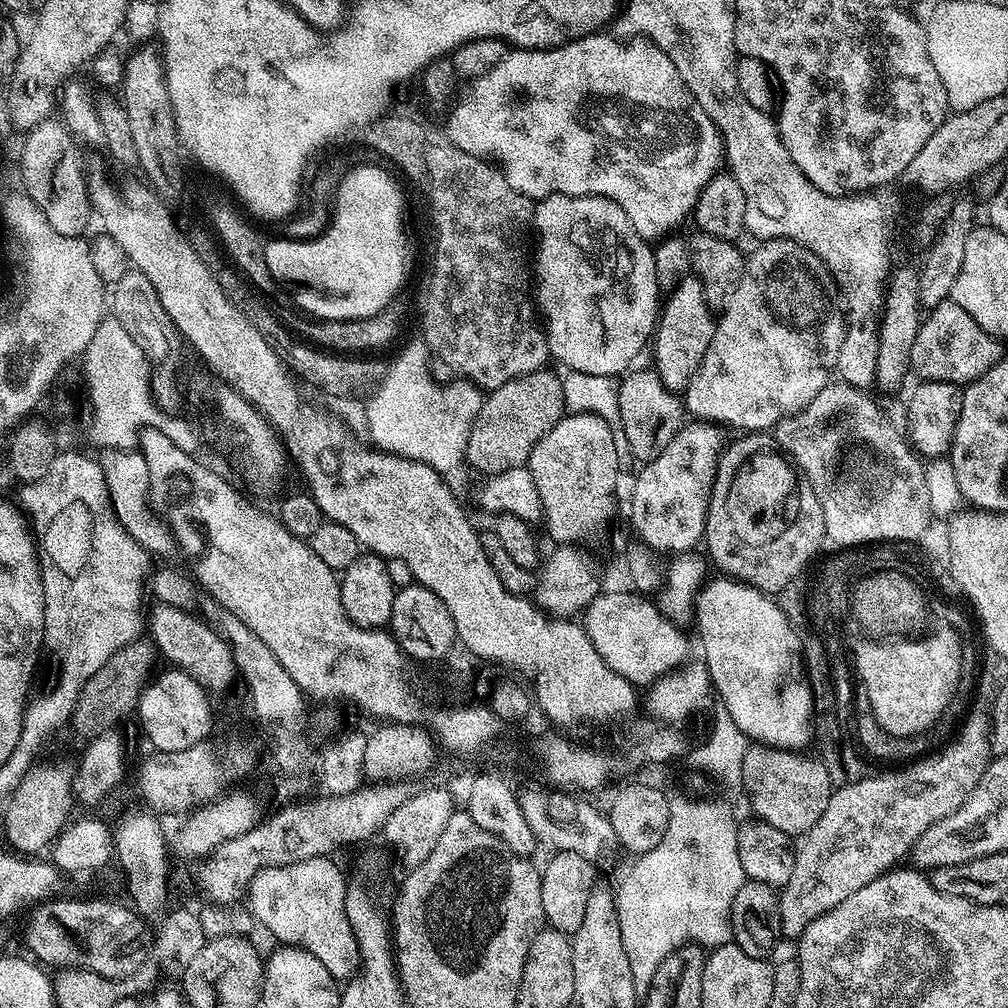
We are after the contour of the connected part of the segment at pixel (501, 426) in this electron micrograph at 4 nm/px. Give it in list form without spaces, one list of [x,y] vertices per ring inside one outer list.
[[[547,367],[540,368],[537,372],[514,378],[487,393],[486,403],[480,407],[480,413],[474,418],[474,426],[470,430],[466,446],[467,463],[472,463],[478,471],[484,472],[485,477],[498,474],[502,470],[525,467],[534,445],[565,415],[563,379],[548,371]]]

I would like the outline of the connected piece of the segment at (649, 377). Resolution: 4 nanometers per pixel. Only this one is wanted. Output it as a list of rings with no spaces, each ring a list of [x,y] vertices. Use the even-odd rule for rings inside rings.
[[[651,367],[639,368],[629,371],[619,381],[616,393],[618,394],[620,429],[623,430],[626,442],[630,446],[632,460],[636,462],[640,460],[639,463],[645,465],[654,458],[658,458],[658,454],[662,454],[662,450],[670,446],[672,439],[684,427],[686,409],[681,397],[667,391]]]

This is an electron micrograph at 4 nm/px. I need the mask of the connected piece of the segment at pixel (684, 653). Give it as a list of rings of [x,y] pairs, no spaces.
[[[601,591],[584,609],[582,627],[610,670],[622,674],[634,686],[648,686],[689,659],[688,640],[677,625],[660,615],[659,607],[648,601],[651,599],[628,592]]]

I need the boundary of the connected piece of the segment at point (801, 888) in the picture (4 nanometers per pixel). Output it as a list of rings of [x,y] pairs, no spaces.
[[[973,707],[963,717],[954,739],[943,745],[939,752],[940,756],[929,755],[919,762],[897,767],[897,772],[884,772],[881,776],[868,776],[865,780],[853,779],[841,789],[833,791],[818,822],[814,822],[814,826],[810,826],[810,830],[795,841],[794,870],[790,874],[790,882],[786,882],[786,886],[778,892],[780,930],[785,937],[798,938],[806,926],[814,922],[814,918],[846,902],[854,890],[862,890],[862,886],[884,875],[907,848],[909,851],[915,845],[921,833],[966,802],[994,756],[989,713]]]

